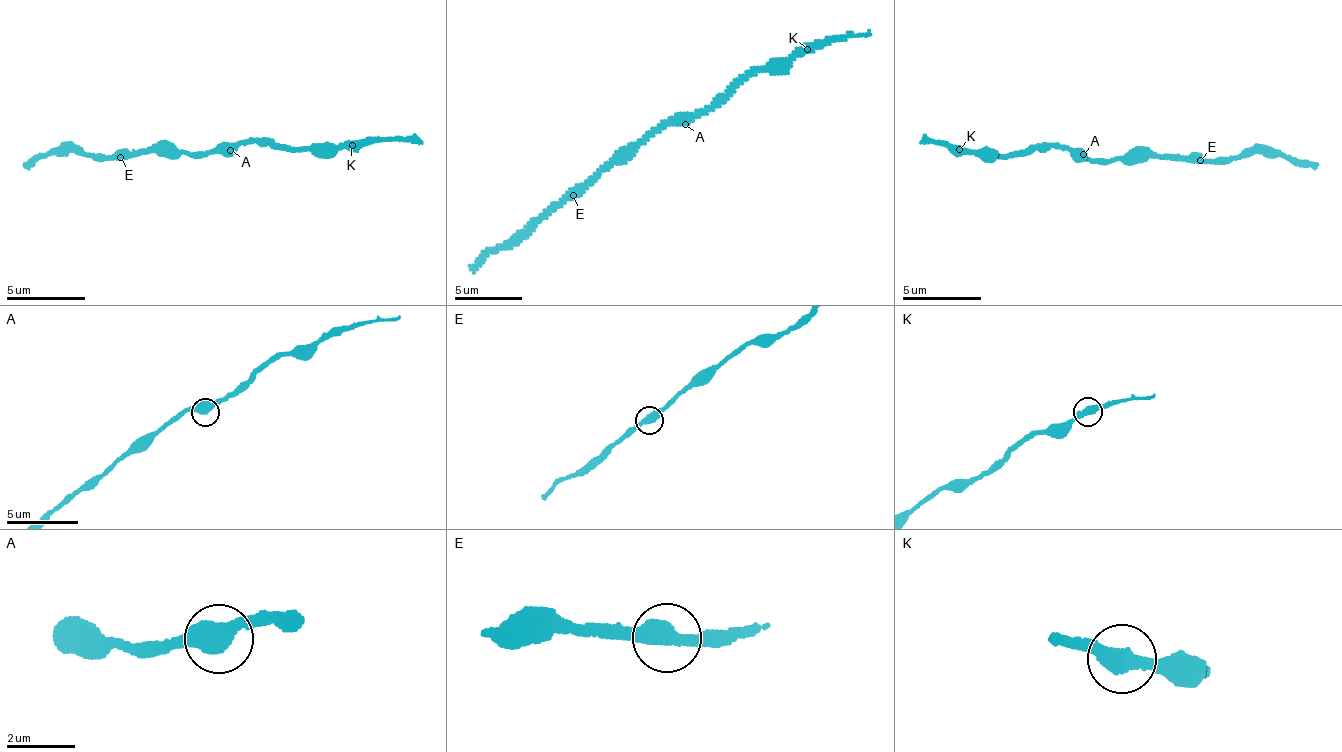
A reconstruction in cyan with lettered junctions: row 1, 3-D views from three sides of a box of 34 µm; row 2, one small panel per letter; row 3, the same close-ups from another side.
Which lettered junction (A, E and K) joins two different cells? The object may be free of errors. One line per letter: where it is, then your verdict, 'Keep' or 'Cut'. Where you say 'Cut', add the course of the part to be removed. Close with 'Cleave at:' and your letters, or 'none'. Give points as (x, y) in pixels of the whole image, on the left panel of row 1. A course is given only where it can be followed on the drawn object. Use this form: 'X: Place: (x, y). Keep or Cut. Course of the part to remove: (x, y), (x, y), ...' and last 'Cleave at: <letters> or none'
A: Place: (230, 150). Keep
E: Place: (120, 157). Keep
K: Place: (352, 145). Keep
Cleave at: none

